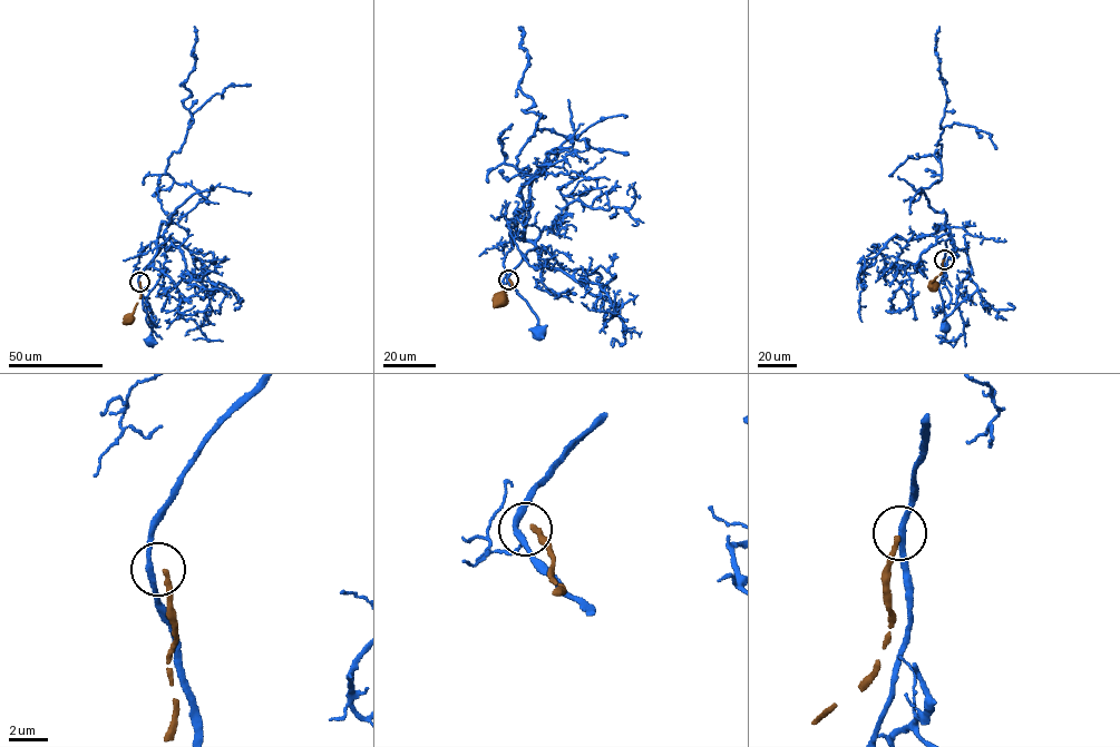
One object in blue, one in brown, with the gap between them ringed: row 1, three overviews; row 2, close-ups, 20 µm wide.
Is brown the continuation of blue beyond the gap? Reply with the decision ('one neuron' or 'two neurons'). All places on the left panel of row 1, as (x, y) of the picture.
two neurons

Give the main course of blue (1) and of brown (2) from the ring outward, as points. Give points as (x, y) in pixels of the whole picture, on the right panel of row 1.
1: (944, 258), (944, 269), (938, 286), (944, 326)
2: (943, 259), (941, 274), (932, 284)

